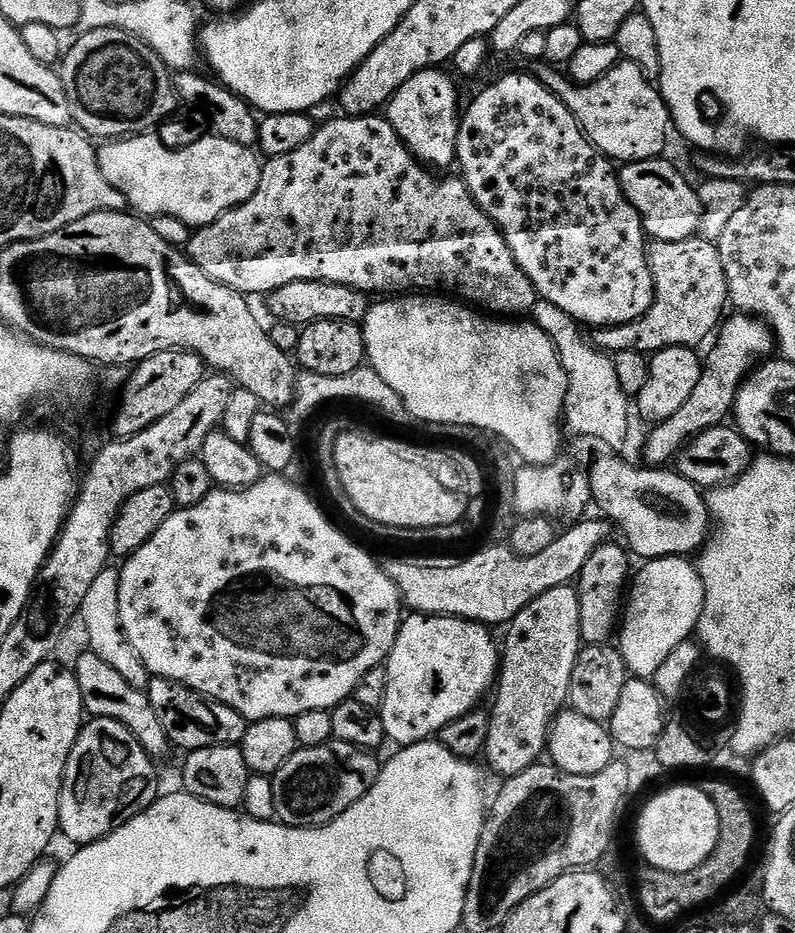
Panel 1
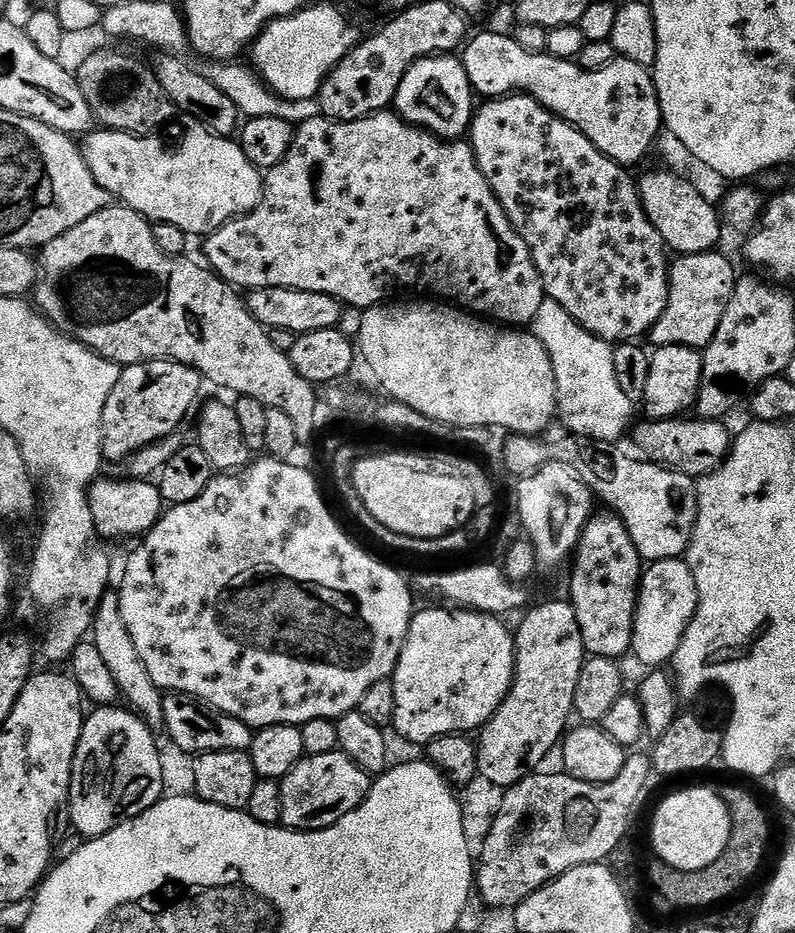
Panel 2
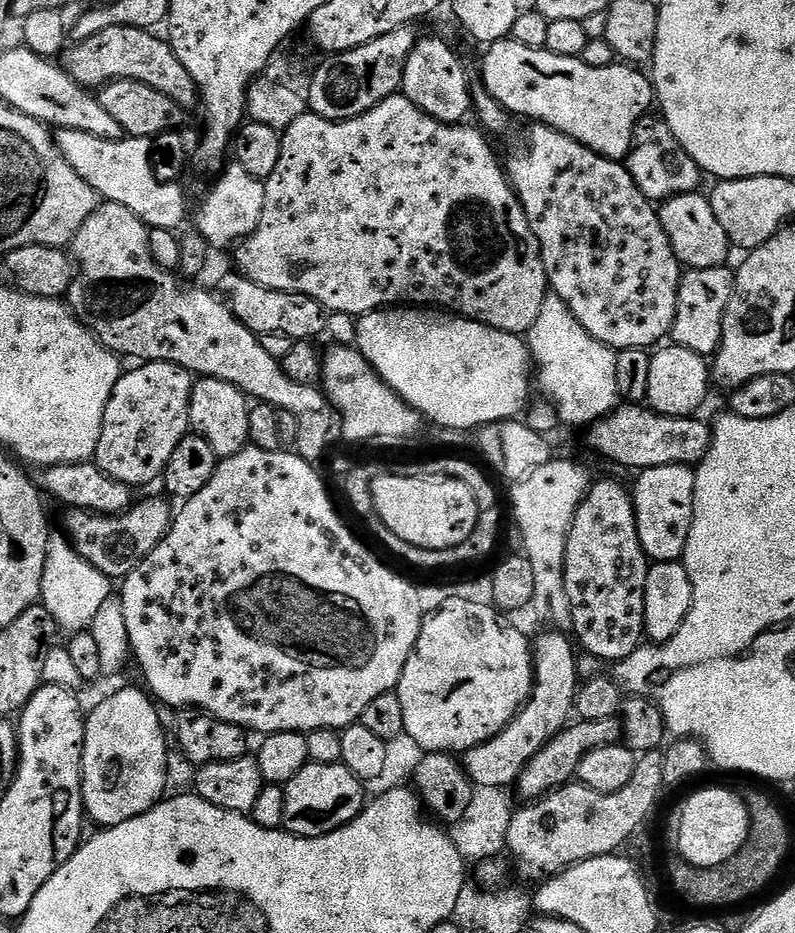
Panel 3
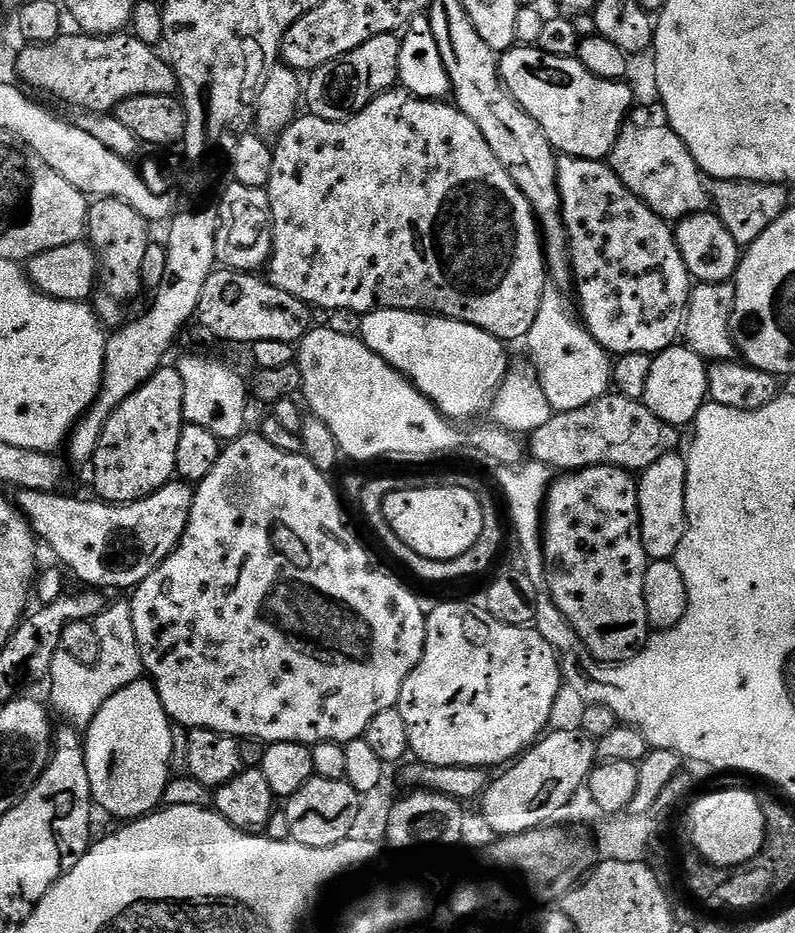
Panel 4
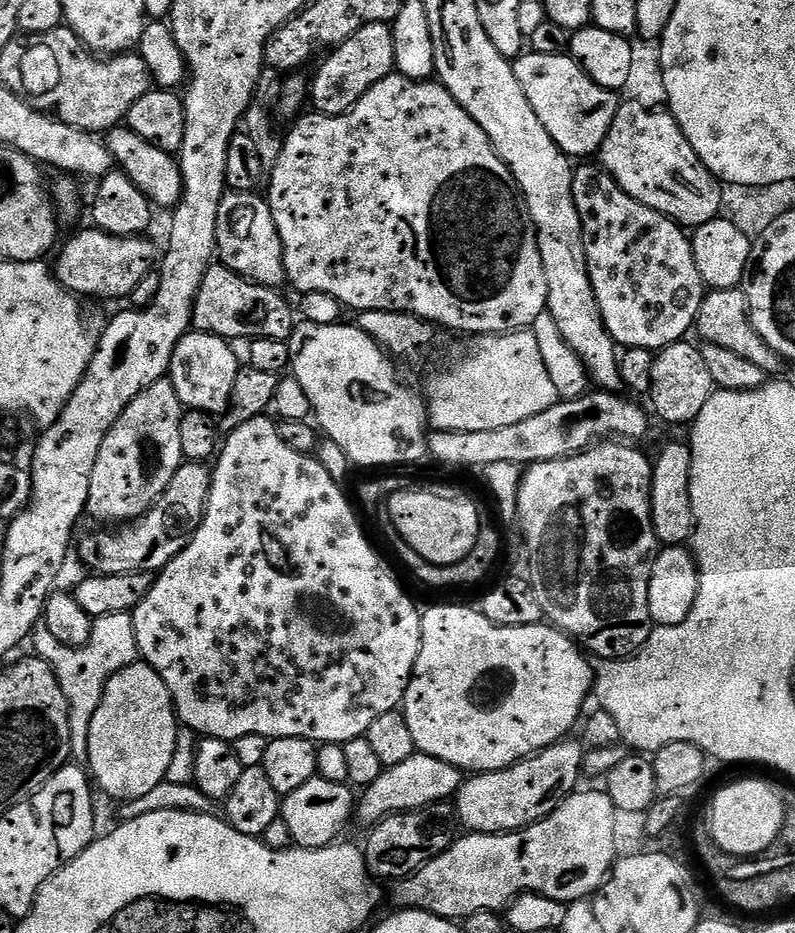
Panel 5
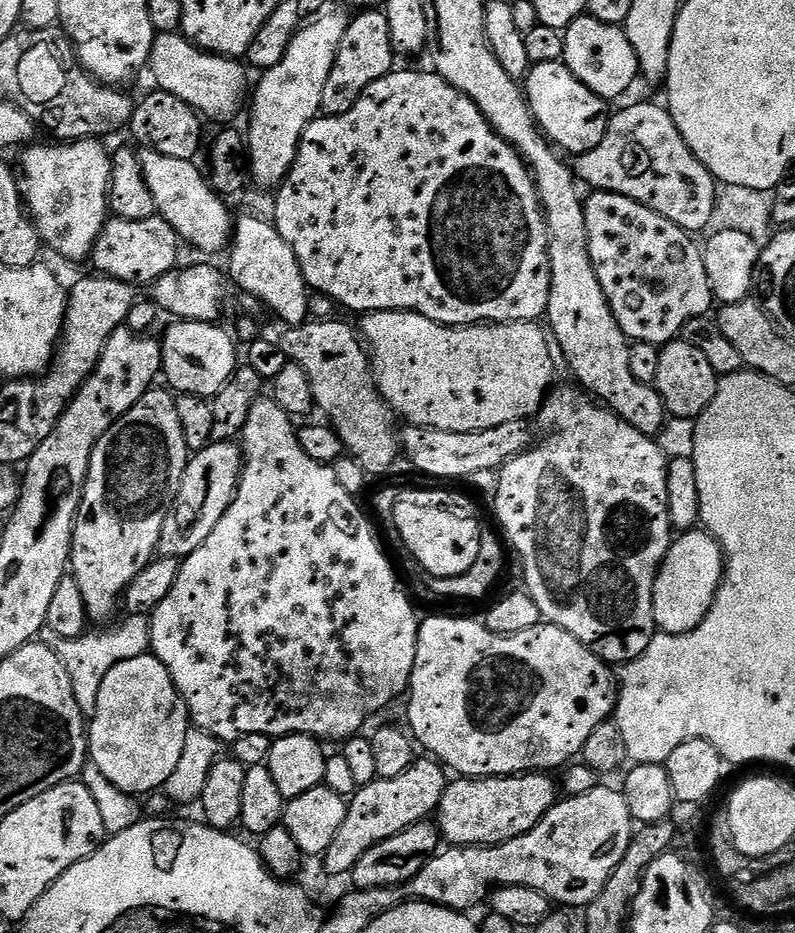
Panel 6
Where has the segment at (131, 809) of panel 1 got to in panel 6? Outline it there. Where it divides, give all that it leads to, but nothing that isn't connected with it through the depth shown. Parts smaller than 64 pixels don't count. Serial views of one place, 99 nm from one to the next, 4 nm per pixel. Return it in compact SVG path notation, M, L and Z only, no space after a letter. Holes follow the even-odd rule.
M145 654L120 661L103 679L96 712L90 716L91 763L118 790L143 797L143 792L163 789L166 778L174 774L174 766L182 758L182 746L186 746L189 727L186 702L174 686L170 670L162 666L158 657Z

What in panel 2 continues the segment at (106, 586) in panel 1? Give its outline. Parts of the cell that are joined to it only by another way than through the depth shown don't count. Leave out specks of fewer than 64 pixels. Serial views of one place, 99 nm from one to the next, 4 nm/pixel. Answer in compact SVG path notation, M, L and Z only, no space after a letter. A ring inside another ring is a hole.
M110 590L100 599L93 624L92 643L105 659L107 669L110 670L111 677L119 687L120 696L129 701L126 702L144 719L145 724L154 734L163 733L167 729L164 694L150 678L146 666L142 665L138 650L135 649L134 640L131 638L130 632L126 630L126 624L121 616L120 595L117 591Z

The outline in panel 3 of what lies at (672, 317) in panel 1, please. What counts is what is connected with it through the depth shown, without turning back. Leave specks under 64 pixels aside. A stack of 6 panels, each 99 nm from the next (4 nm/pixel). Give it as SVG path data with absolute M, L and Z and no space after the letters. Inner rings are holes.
M731 267L693 268L685 271L680 277L678 290L678 310L670 340L677 348L689 348L705 358L715 357L722 342L722 322L726 306L732 297L734 272Z

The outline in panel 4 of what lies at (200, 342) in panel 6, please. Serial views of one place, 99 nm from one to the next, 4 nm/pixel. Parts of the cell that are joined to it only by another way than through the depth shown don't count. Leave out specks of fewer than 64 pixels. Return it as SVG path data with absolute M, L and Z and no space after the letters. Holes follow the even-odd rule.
M186 356L177 361L182 378L183 416L187 423L210 430L222 442L236 440L247 429L246 404L250 401L246 380L228 365L204 356Z

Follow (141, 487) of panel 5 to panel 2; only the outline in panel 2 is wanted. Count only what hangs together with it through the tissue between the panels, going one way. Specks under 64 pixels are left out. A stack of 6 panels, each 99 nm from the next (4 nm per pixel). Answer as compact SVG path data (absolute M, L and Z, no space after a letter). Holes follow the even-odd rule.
M148 360L145 364L127 365L114 390L110 390L110 398L106 398L106 410L102 410L100 441L104 460L123 462L146 446L173 435L195 406L200 384L200 373L177 360Z

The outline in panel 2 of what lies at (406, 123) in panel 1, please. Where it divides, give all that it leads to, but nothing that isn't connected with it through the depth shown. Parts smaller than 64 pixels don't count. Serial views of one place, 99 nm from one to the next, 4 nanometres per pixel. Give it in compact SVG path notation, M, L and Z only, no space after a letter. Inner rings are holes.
M441 54L428 56L410 66L406 78L402 78L402 86L398 86L394 108L406 123L415 128L422 128L441 140L459 140L472 126L472 100L472 83L463 63L455 55Z

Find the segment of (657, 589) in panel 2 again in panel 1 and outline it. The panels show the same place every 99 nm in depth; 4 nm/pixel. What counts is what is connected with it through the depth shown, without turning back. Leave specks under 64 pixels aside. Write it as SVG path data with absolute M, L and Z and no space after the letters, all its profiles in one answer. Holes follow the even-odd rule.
M663 556L661 560L647 561L643 567L631 581L618 628L620 653L629 673L636 678L650 678L666 662L674 646L689 640L700 627L704 605L704 583L691 559Z

